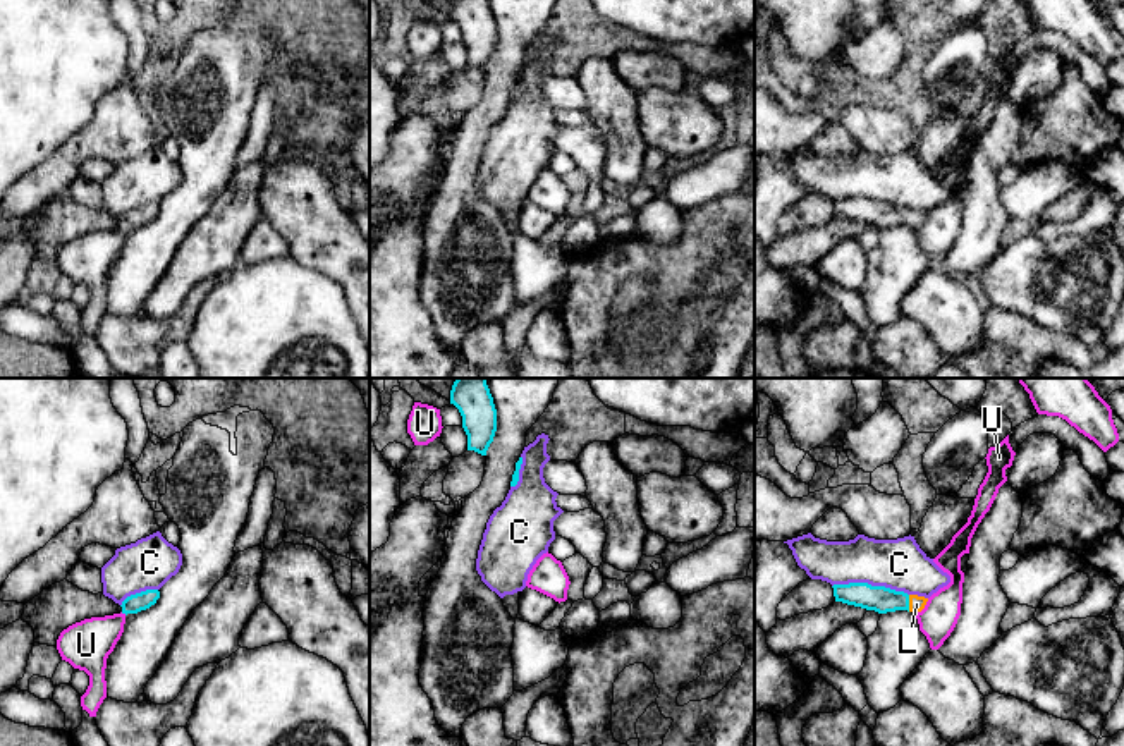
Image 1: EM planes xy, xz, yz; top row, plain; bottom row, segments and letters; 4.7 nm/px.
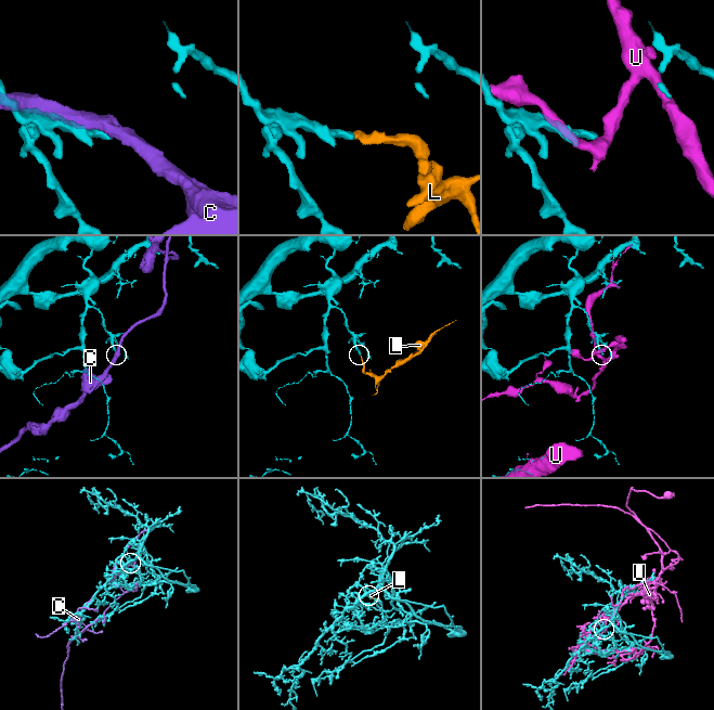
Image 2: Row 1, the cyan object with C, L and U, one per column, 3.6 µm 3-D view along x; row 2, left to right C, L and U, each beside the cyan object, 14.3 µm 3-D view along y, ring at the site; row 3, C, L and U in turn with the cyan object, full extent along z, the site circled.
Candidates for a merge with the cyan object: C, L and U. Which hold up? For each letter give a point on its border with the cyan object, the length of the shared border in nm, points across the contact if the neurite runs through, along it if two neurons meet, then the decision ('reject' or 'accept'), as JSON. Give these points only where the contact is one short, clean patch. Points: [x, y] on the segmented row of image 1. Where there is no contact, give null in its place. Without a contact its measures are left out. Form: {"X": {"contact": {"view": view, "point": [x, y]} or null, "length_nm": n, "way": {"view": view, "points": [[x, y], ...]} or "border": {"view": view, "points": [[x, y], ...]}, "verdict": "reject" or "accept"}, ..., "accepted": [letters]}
{"C": {"contact": {"view": "yz", "point": [870, 585]}, "length_nm": 360, "border": {"view": "yz", "points": [[832, 585], [884, 585], [903, 590], [908, 595]]}, "verdict": "reject"}, "L": {"contact": {"view": "yz", "point": [908, 604]}, "length_nm": 80, "way": {"view": "yz", "points": [[879, 599], [908, 604], [916, 604]]}, "verdict": "accept"}, "U": {"contact": {"view": "xy", "point": [124, 612]}, "length_nm": 30, "verdict": "reject"}, "accepted": ["L"]}

